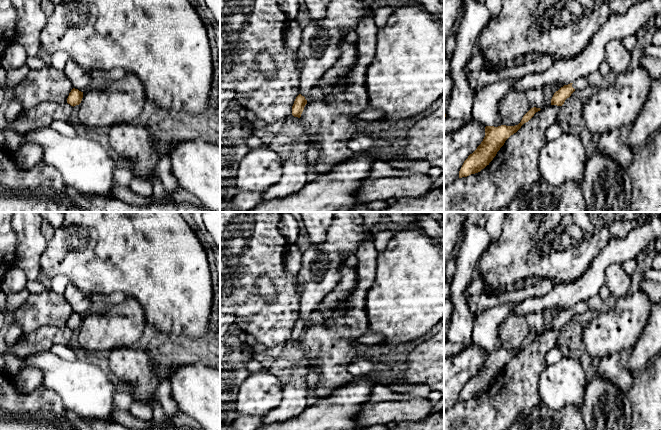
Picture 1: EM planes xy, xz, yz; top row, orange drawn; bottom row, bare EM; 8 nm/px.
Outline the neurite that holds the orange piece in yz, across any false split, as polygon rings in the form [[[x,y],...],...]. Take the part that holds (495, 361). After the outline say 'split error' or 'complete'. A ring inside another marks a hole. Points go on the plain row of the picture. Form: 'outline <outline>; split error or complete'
outline [[[531,332],[522,342],[521,346],[515,350],[501,349],[498,351],[486,350],[485,361],[477,373],[464,385],[459,402],[467,401],[484,393],[496,380],[497,376],[504,369],[505,365],[521,350],[528,346],[540,332]]]; complete

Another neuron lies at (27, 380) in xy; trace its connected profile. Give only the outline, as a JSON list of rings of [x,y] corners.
[[[33,366],[25,367],[17,374],[10,375],[16,390],[20,393],[34,391],[43,382],[42,371]]]

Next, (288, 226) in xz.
[[[289,212],[282,213],[278,227],[281,234],[286,238],[288,245],[296,244],[302,230],[293,215]]]

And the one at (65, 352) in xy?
[[[58,344],[53,346],[50,350],[58,357],[67,361],[73,361],[82,357],[82,352],[67,345]]]

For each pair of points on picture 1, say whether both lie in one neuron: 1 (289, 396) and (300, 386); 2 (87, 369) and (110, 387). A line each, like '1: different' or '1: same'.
1: same
2: same

